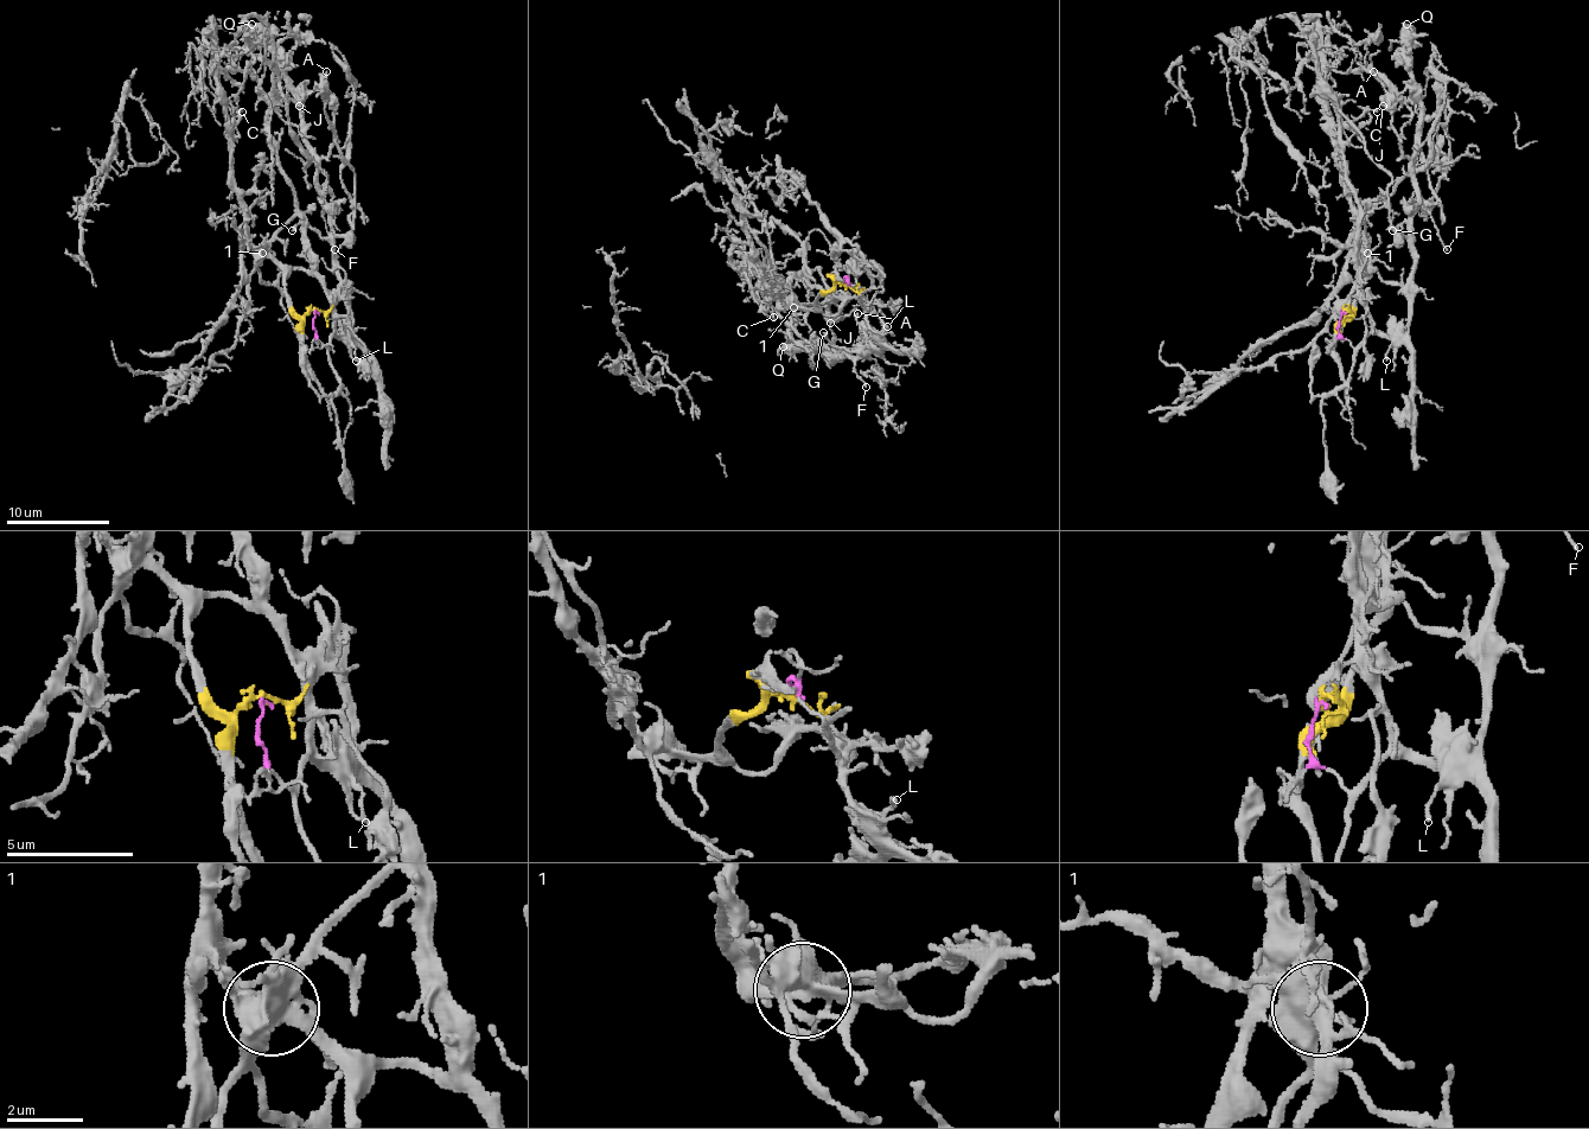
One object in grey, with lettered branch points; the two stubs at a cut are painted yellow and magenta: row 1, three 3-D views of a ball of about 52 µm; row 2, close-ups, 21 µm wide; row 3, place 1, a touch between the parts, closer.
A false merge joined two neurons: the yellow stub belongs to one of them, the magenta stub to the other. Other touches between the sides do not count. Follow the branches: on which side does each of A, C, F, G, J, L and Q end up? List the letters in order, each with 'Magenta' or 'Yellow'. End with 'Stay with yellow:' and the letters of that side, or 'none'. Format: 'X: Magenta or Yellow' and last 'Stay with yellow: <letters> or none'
A: Magenta
C: Yellow
F: Magenta
G: Magenta
J: Magenta
L: Magenta
Q: Magenta
Stay with yellow: C

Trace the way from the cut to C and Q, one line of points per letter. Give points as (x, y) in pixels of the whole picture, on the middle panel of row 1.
C: (847, 284), (825, 292), (814, 307), (787, 307), (764, 284), (761, 276), (761, 289), (774, 318)
Q: (847, 284), (857, 294), (873, 338), (880, 349), (831, 359), (818, 351), (787, 351), (782, 346)

